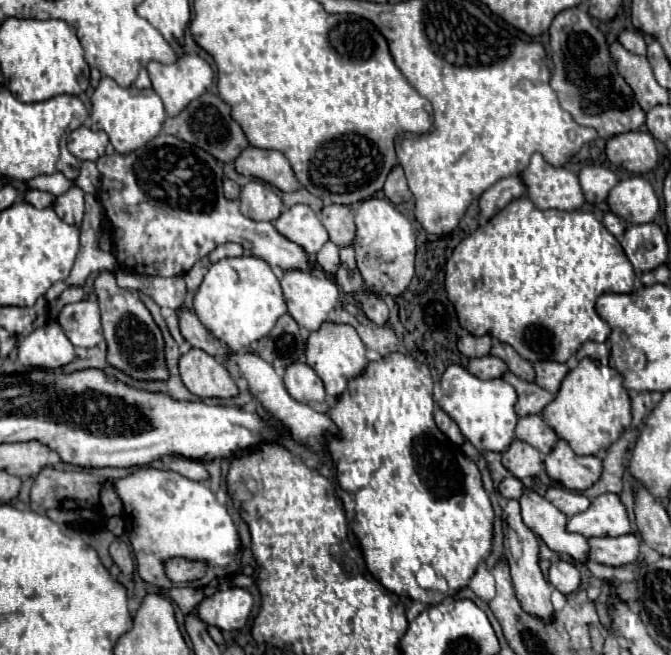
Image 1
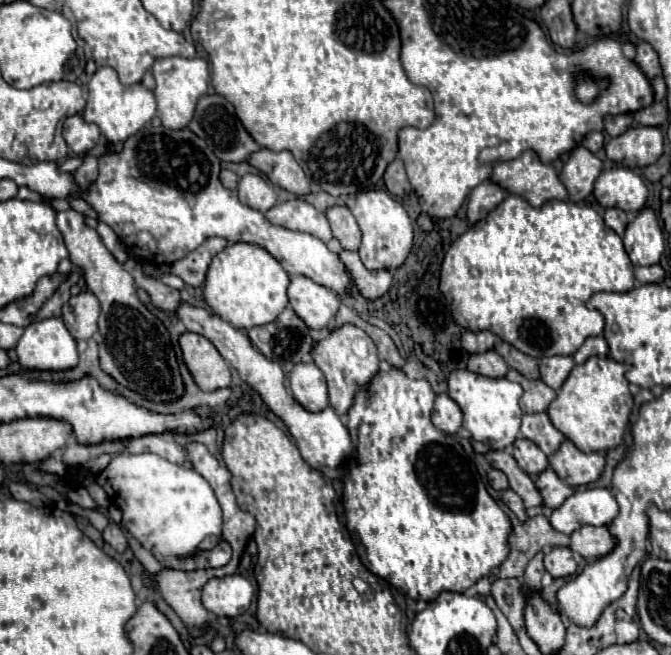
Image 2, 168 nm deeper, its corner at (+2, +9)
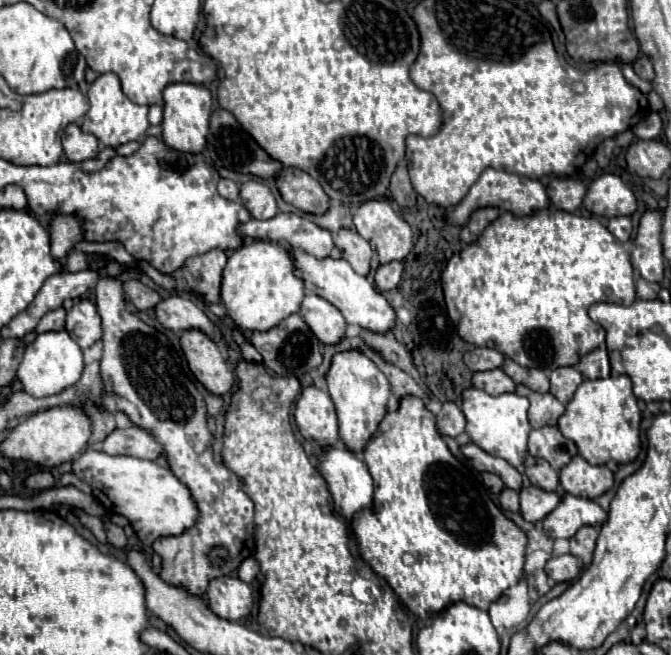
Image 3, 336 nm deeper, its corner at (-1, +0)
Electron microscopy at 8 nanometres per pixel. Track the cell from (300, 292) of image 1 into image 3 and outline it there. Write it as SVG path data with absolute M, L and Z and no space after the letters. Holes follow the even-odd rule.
M306 294L300 314L322 344L336 344L342 340L346 330L346 320L342 312L328 300L316 294Z

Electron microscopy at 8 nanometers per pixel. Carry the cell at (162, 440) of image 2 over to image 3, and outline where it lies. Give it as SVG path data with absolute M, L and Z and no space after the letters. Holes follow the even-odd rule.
M136 426L110 432L104 438L102 446L106 454L124 454L124 456L136 456L146 460L156 460L162 454L160 444L146 430Z

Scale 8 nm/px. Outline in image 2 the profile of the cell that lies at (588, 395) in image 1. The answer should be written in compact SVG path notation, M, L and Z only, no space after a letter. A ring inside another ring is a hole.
M592 356L583 365L575 365L571 369L567 381L551 401L547 415L553 425L577 445L577 449L591 453L607 451L621 443L631 407L633 397L629 393L629 381L625 379L625 365L610 357Z

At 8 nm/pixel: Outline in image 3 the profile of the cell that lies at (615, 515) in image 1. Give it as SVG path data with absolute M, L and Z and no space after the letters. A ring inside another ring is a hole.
M564 494L560 506L556 506L556 510L552 510L552 514L542 520L542 524L544 534L550 538L572 538L578 528L602 524L606 518L608 514L594 500Z

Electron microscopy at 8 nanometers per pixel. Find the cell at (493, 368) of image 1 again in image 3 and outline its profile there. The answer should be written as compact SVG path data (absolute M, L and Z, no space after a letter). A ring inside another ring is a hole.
M496 368L490 372L476 372L472 378L472 384L474 384L474 388L480 388L492 396L500 396L500 394L516 390L514 380L508 378L502 368Z

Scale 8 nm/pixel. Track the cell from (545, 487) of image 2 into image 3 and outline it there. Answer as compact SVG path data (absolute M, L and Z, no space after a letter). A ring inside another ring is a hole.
M536 486L520 488L520 514L528 522L544 520L560 502L560 492L544 492Z

